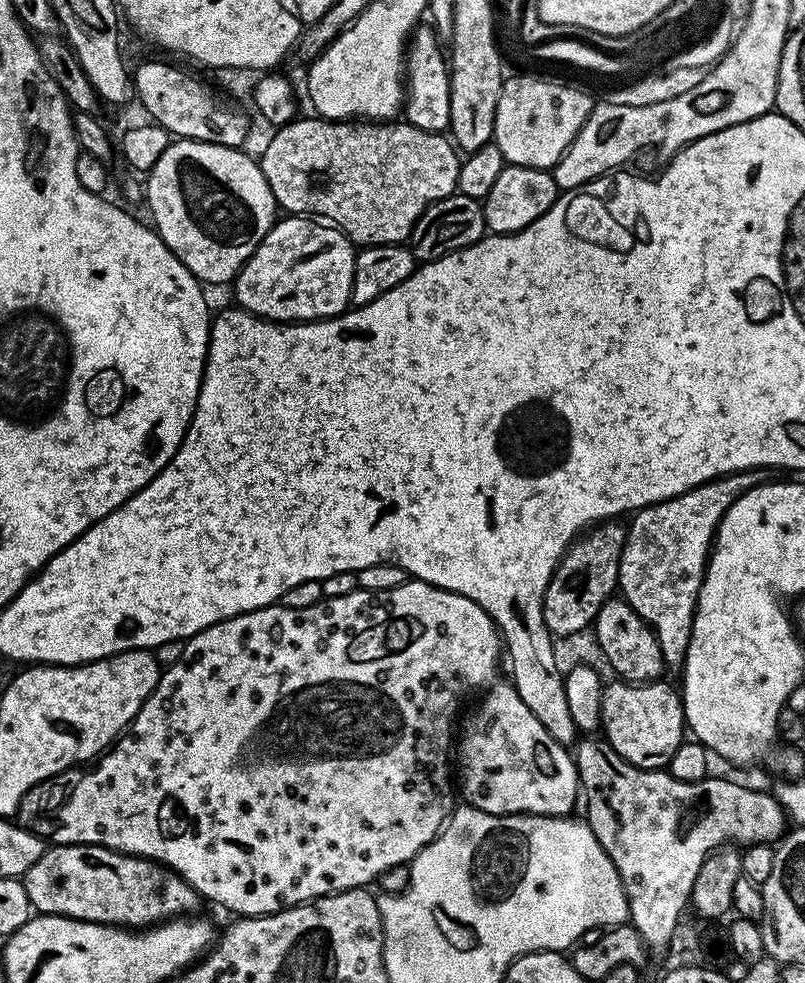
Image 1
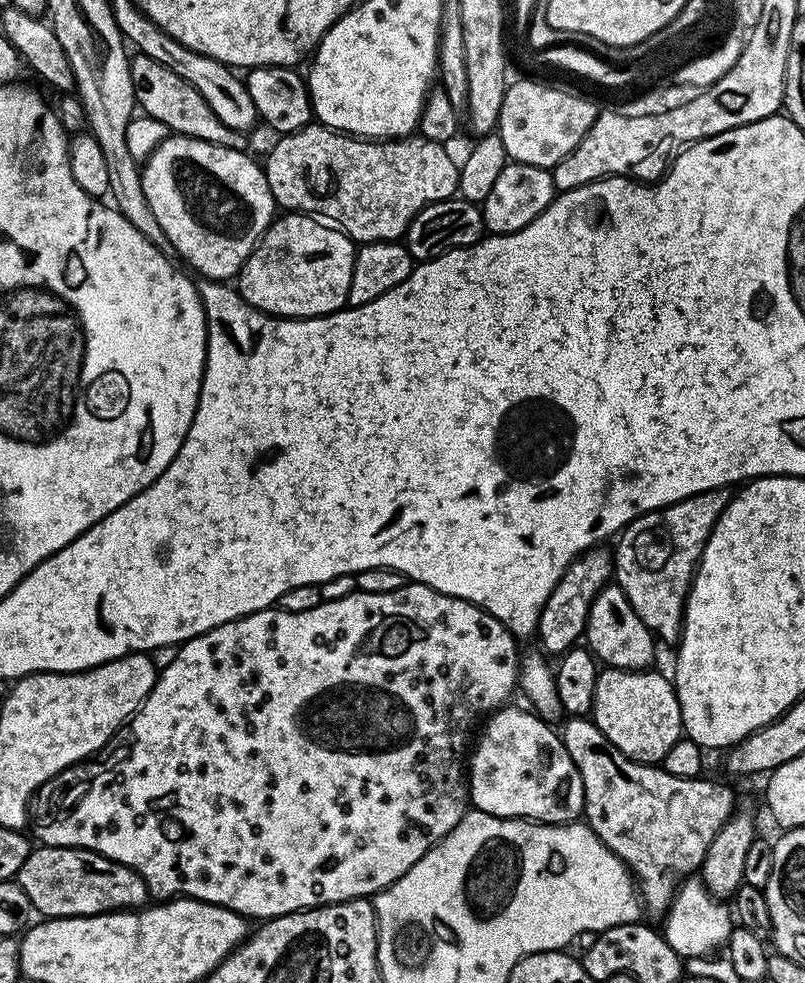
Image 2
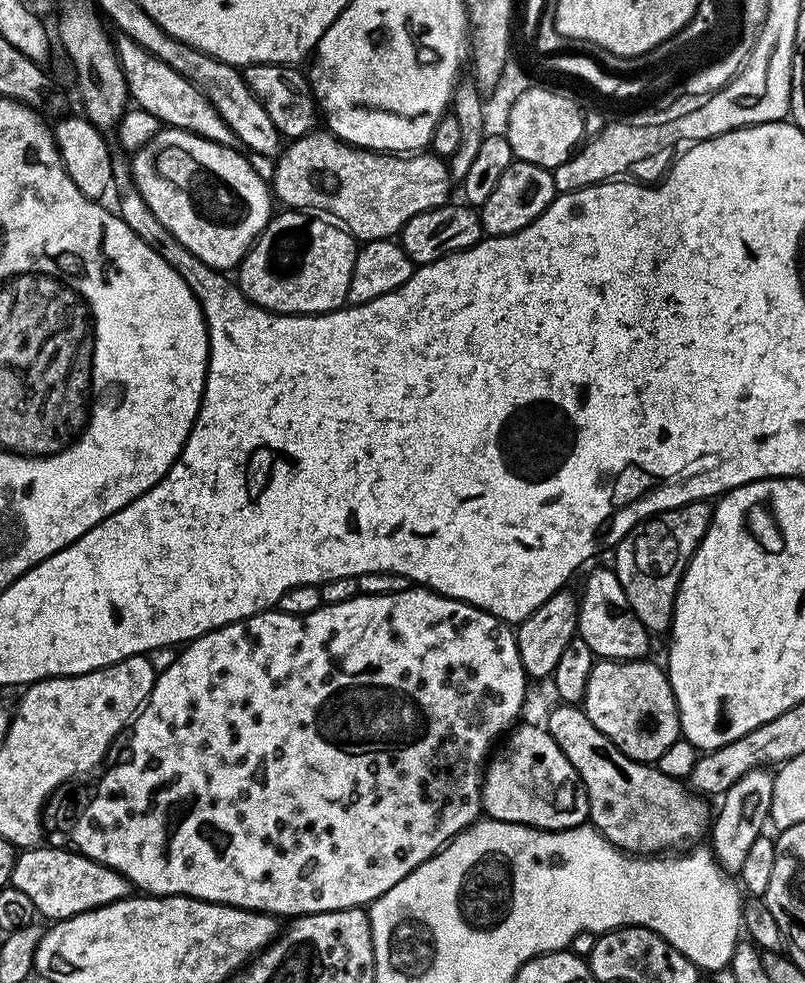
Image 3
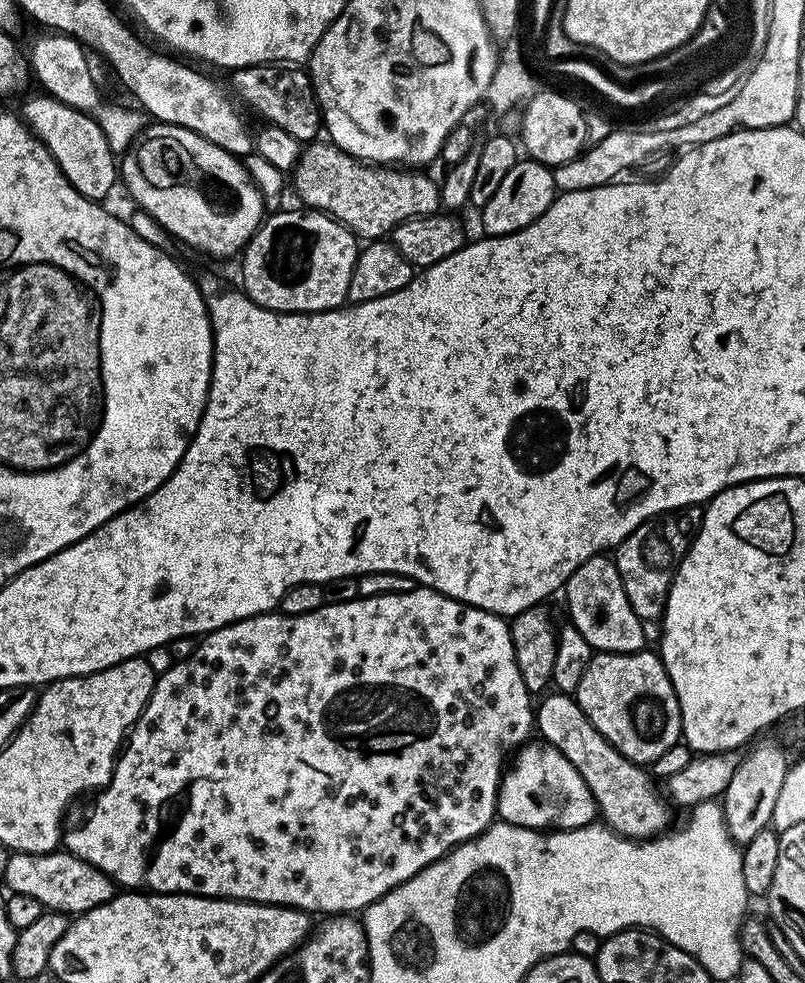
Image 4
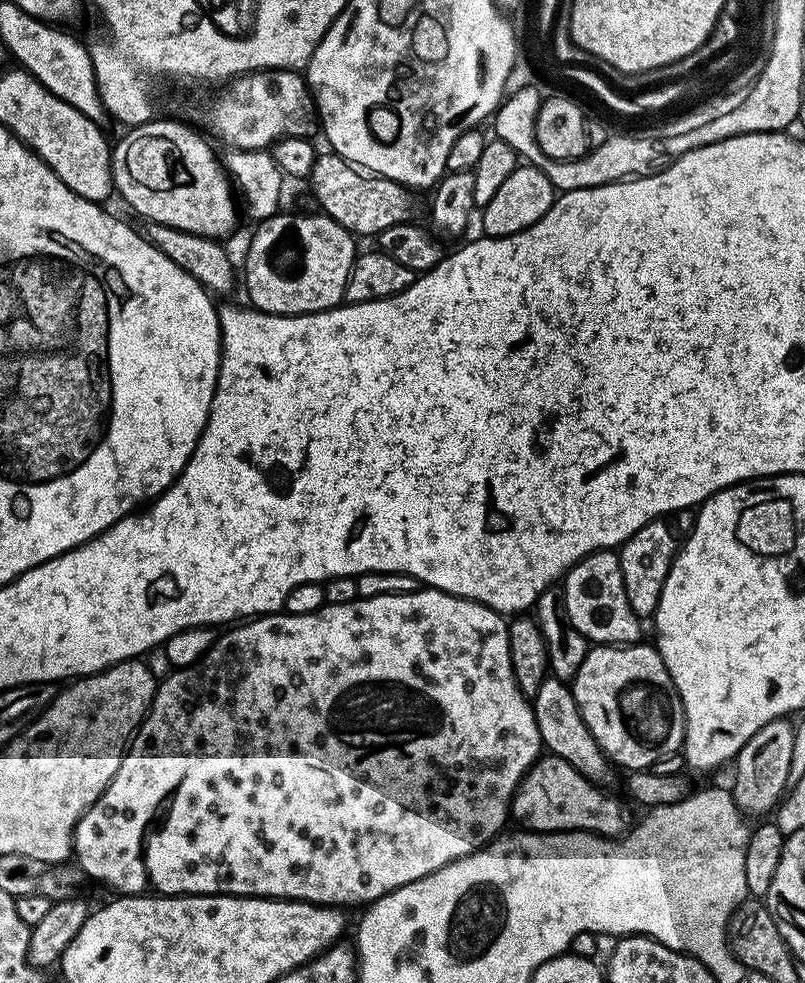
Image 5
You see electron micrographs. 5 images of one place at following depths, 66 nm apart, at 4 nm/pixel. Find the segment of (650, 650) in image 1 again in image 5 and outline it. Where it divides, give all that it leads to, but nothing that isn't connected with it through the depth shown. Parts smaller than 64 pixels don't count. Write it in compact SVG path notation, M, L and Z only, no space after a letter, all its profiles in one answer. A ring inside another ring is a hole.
M615 551L591 552L582 558L563 577L566 614L578 630L593 645L641 643L641 617L634 614L630 598L626 598L626 586L622 578L620 557Z

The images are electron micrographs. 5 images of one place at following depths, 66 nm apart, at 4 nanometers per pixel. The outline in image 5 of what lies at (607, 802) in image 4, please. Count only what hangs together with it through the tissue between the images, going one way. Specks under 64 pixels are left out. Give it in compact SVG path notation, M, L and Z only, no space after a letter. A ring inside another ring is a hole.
M555 678L544 680L542 686L538 686L538 694L534 697L532 709L538 722L541 745L551 755L570 762L570 766L574 766L574 770L578 770L589 780L600 782L604 771L610 768L610 761L590 734L584 719L580 717L576 699L572 697L571 687L563 680Z

